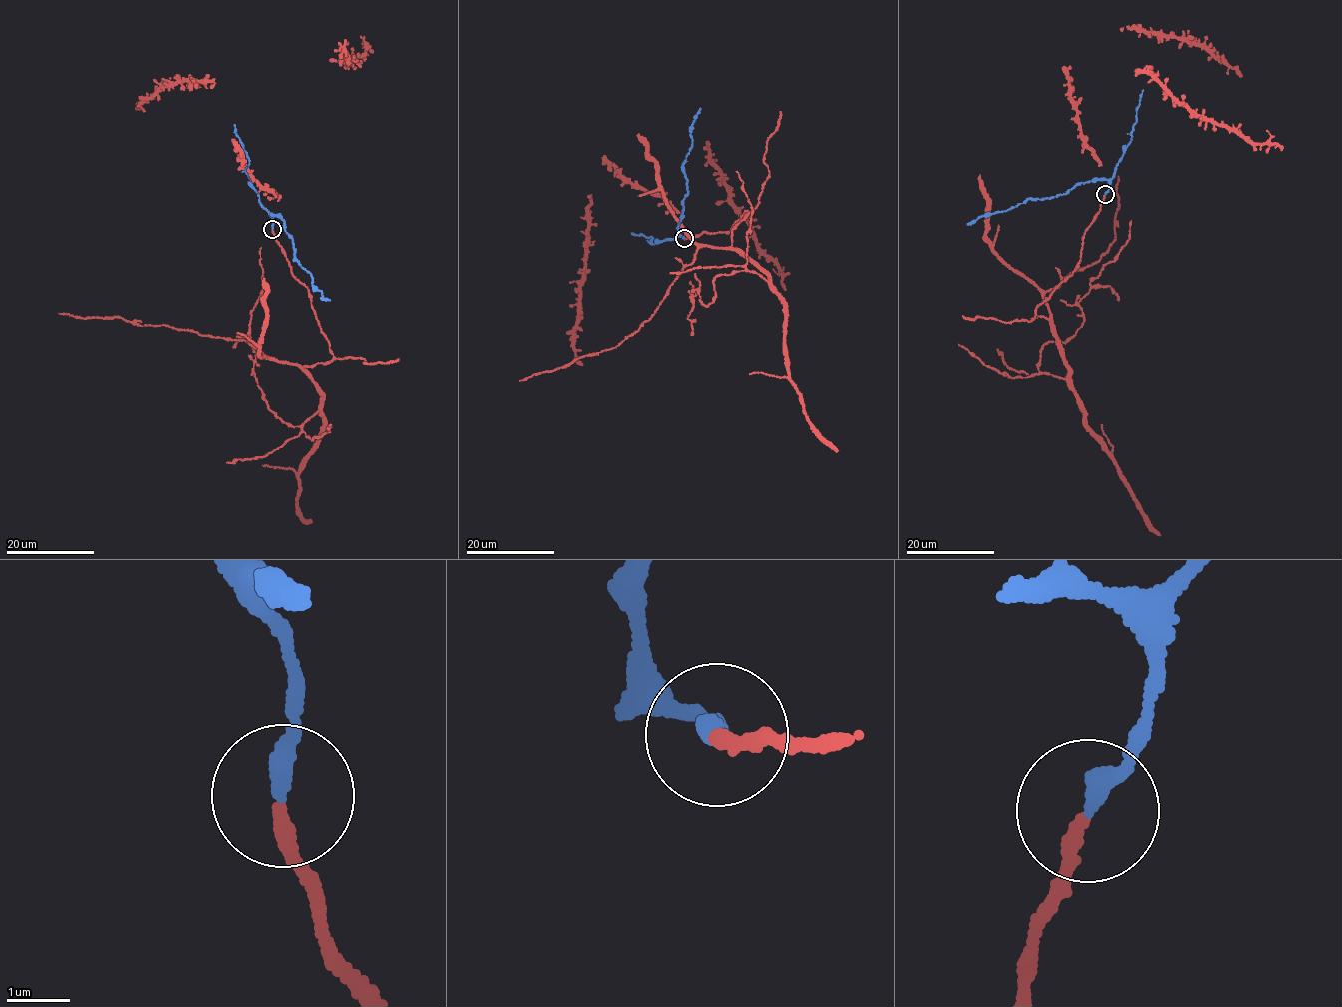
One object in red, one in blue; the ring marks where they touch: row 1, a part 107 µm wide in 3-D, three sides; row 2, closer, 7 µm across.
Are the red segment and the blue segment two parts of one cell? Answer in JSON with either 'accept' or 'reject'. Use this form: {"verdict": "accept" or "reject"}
{"verdict": "accept"}

